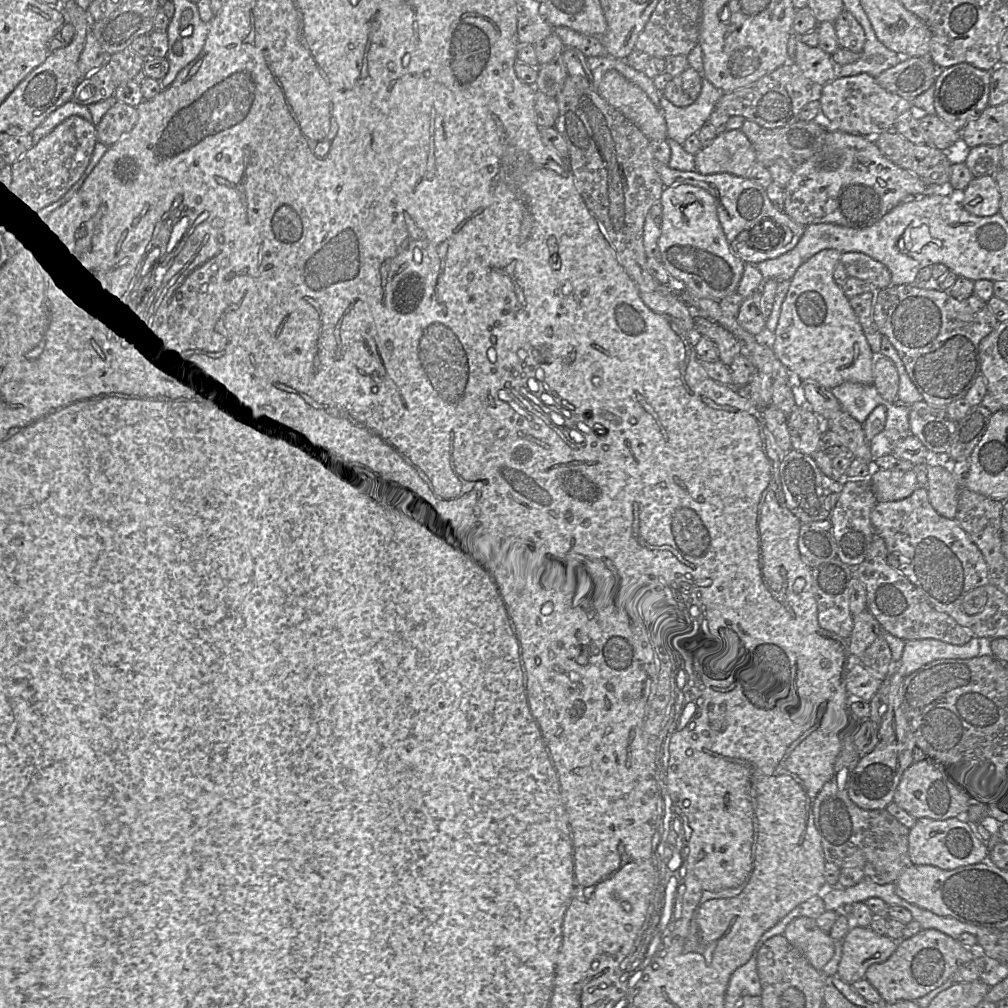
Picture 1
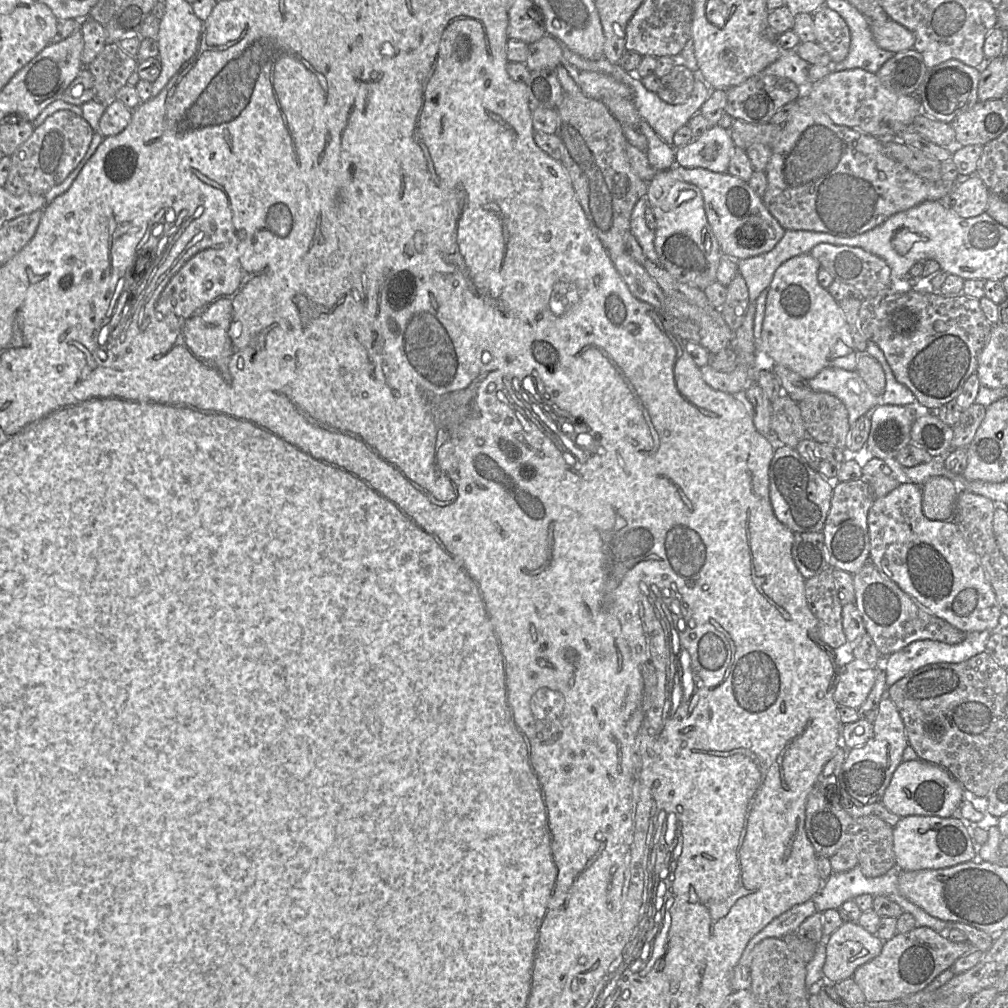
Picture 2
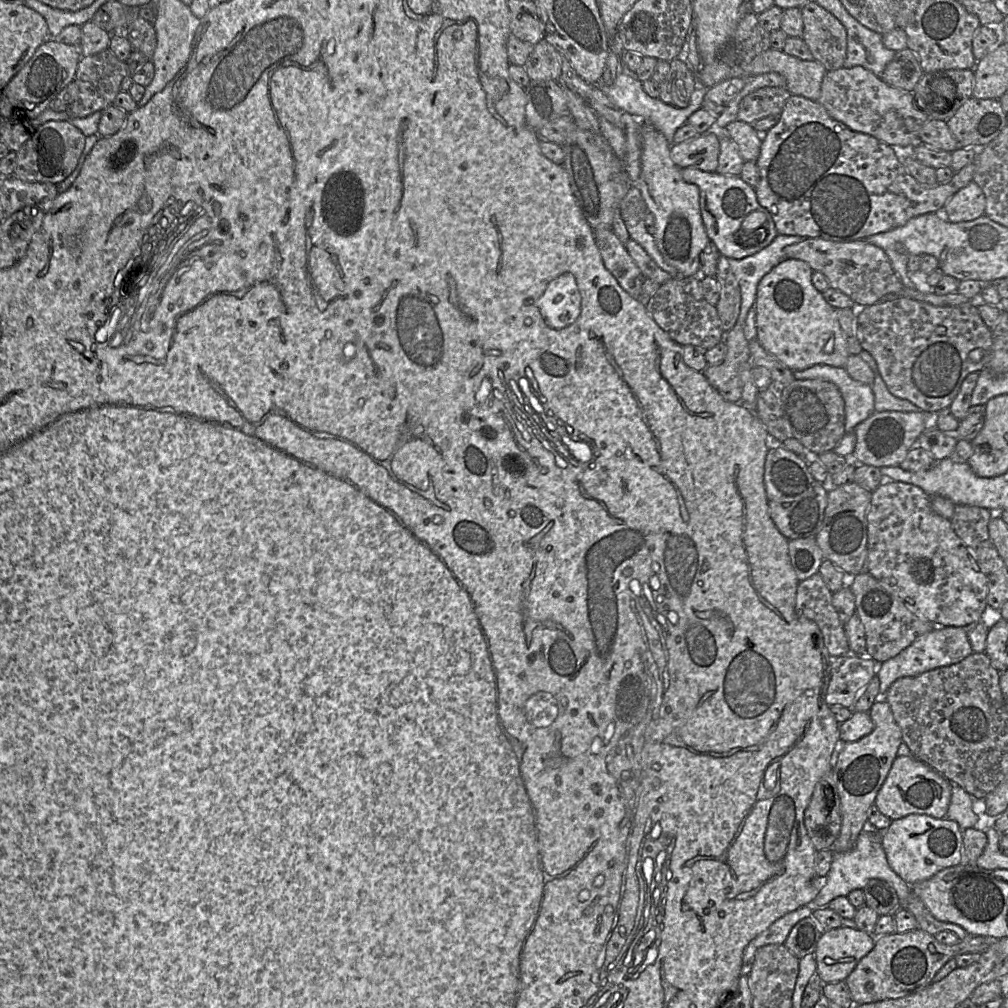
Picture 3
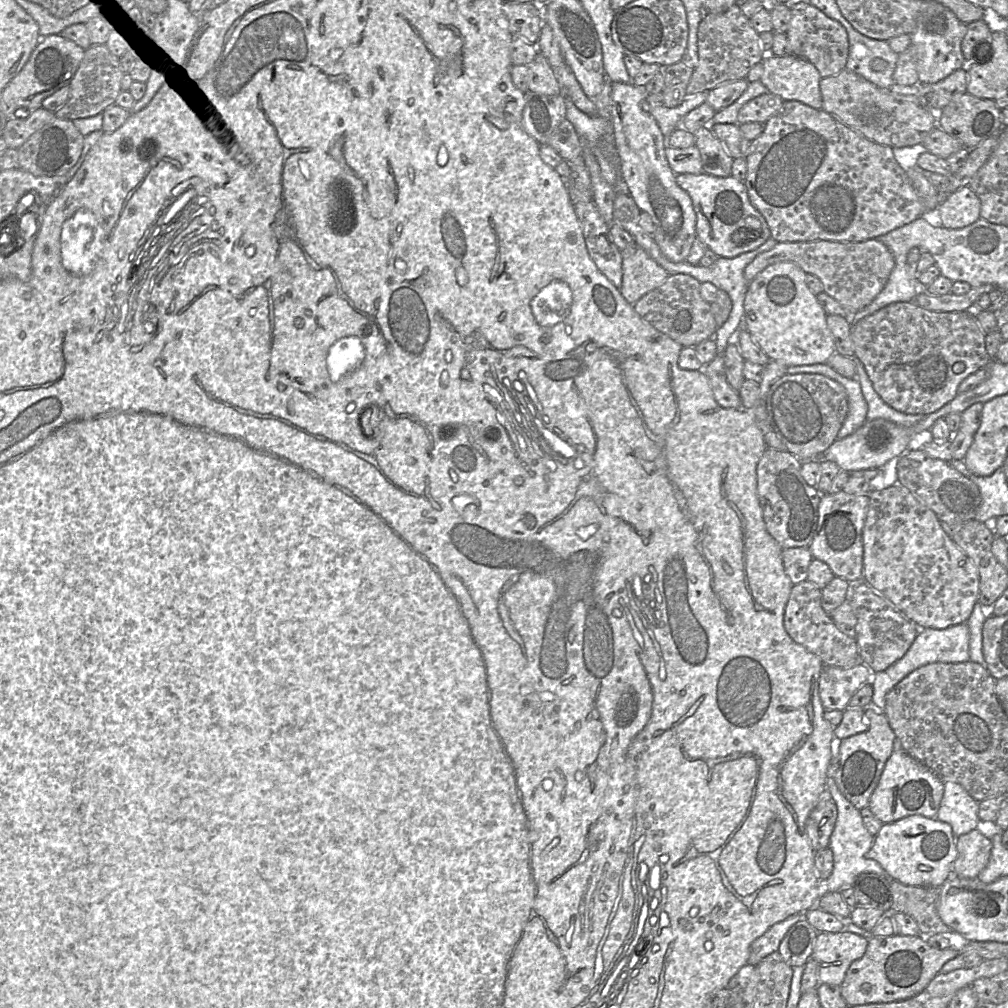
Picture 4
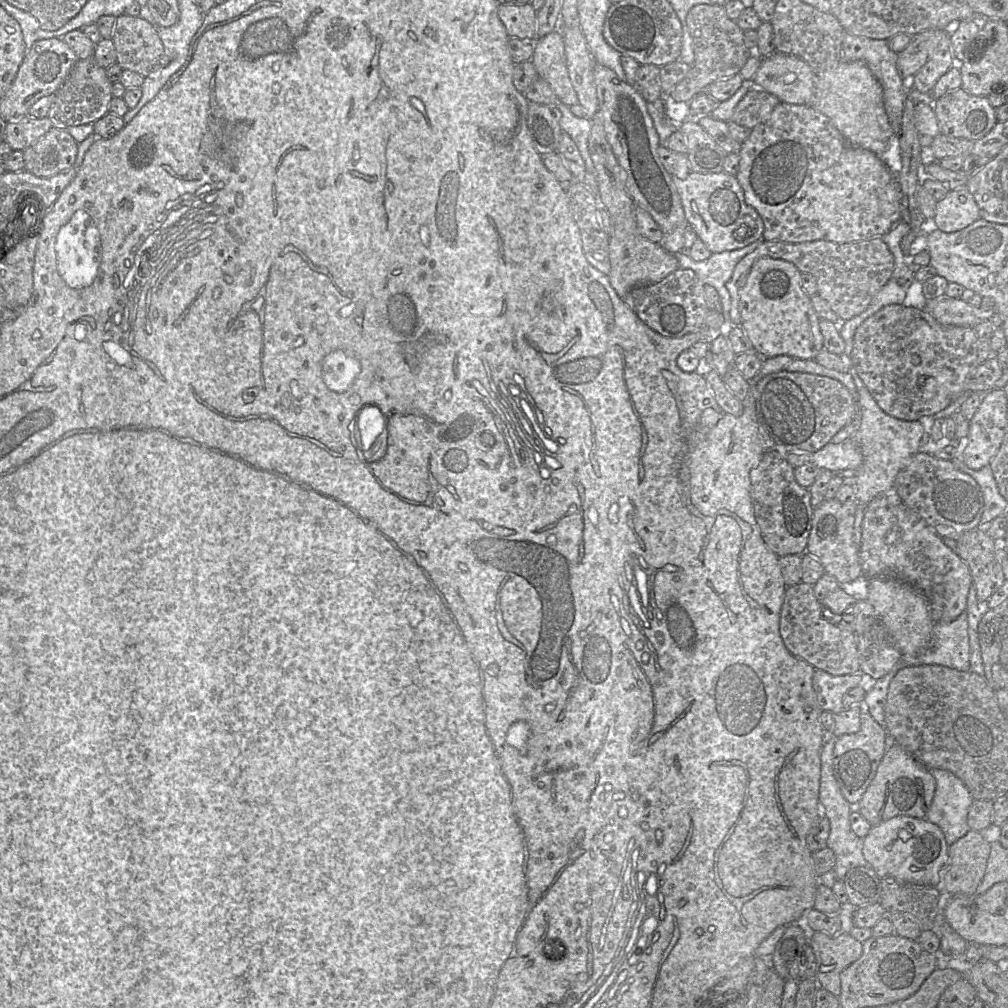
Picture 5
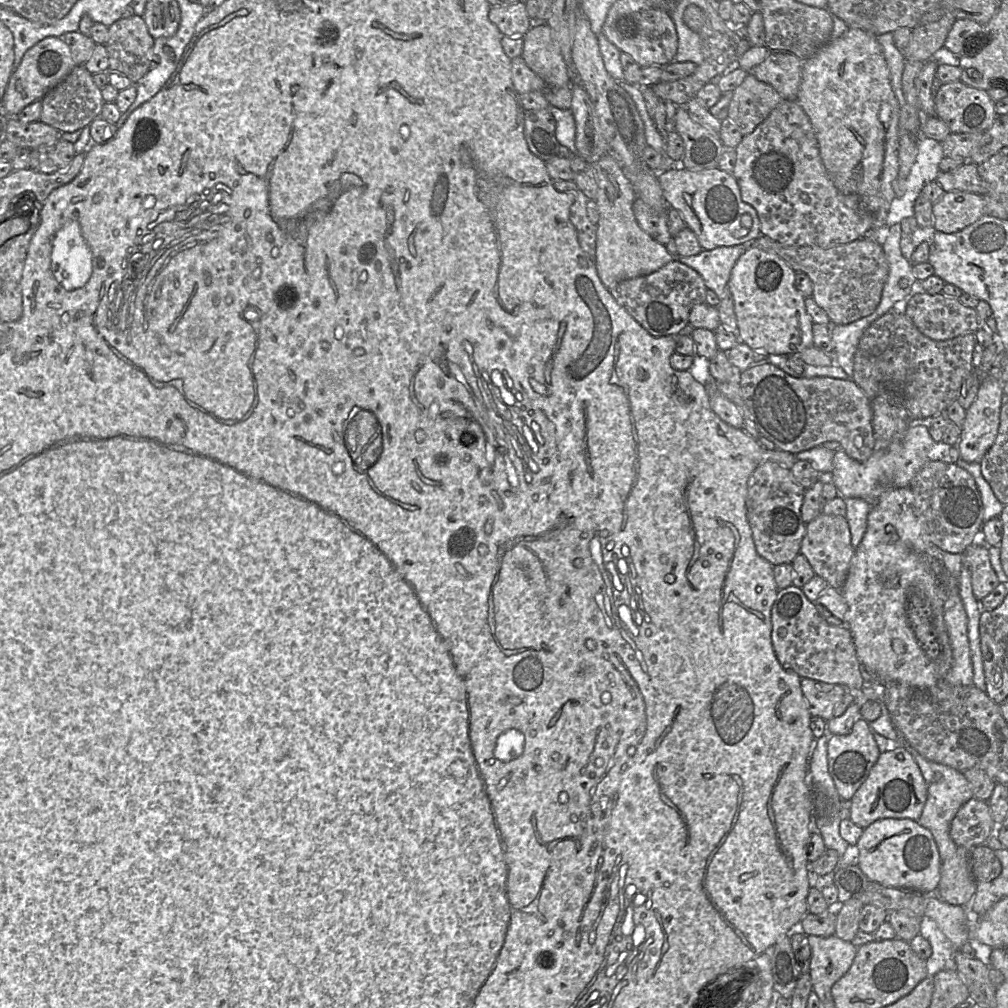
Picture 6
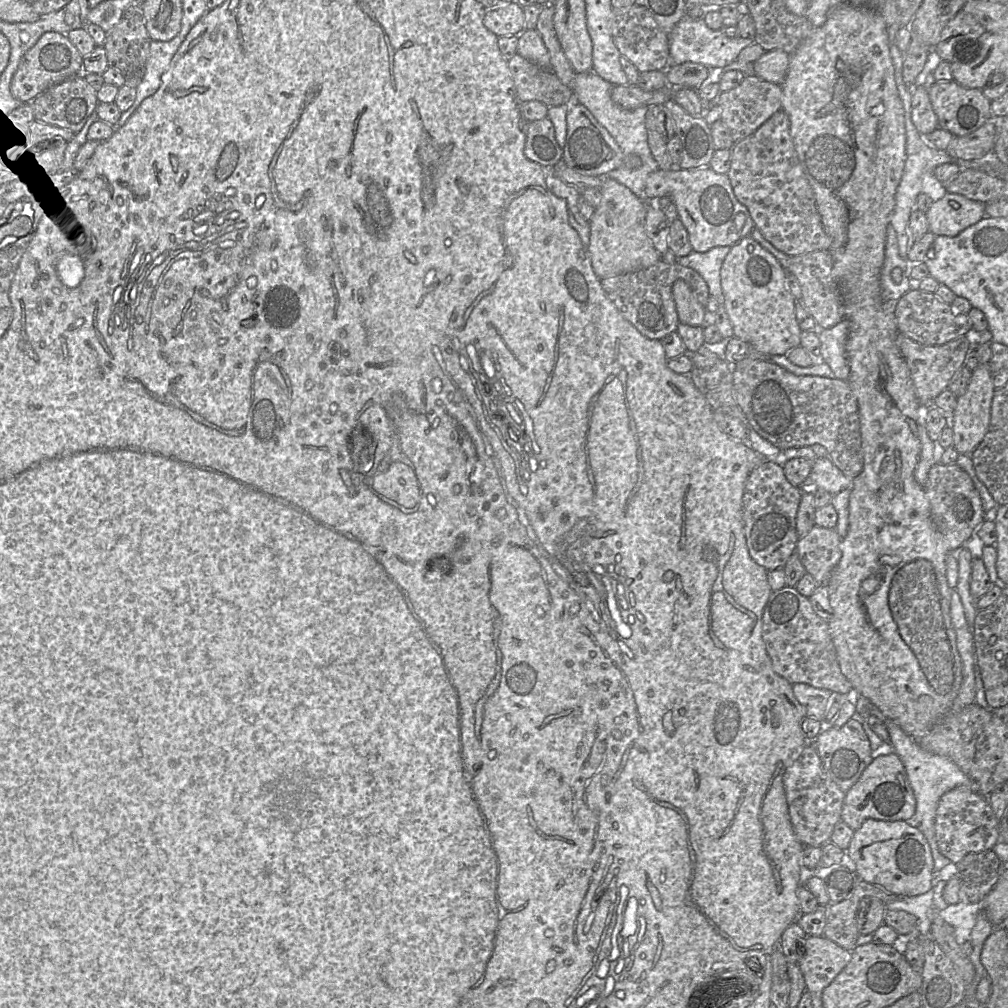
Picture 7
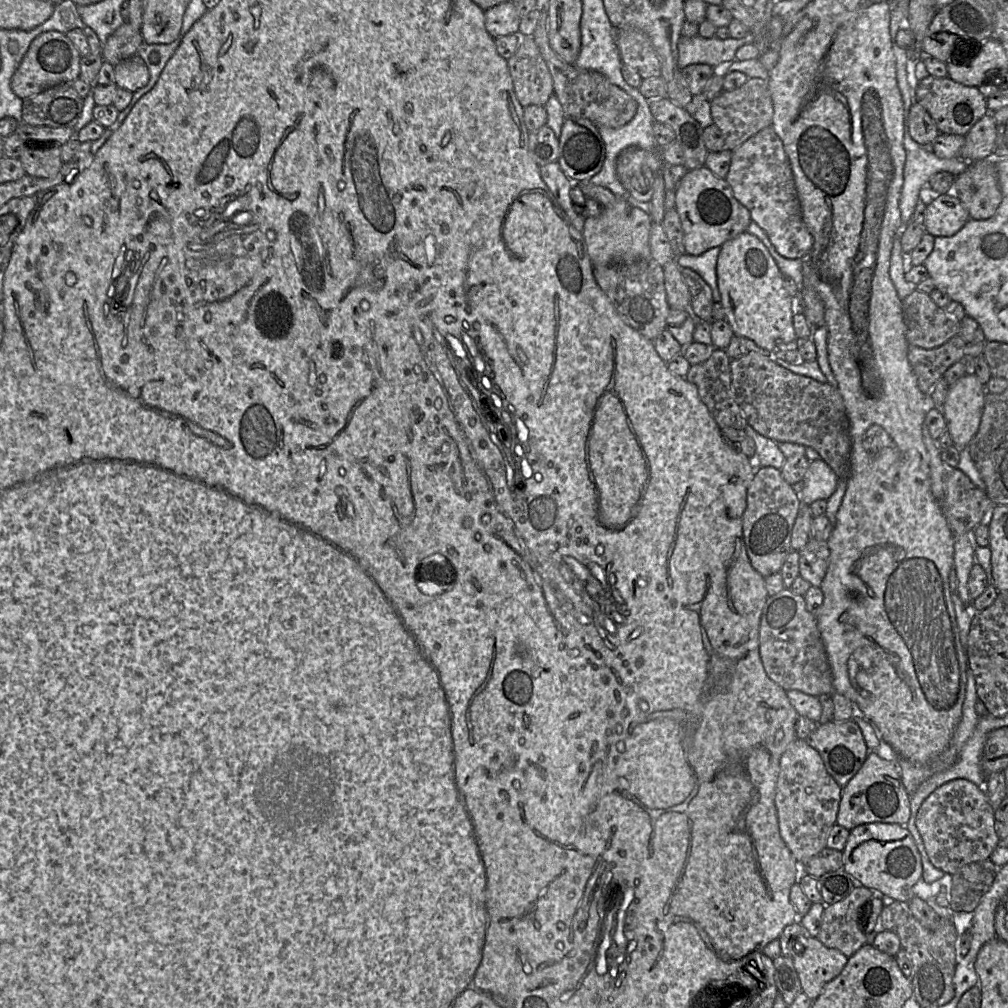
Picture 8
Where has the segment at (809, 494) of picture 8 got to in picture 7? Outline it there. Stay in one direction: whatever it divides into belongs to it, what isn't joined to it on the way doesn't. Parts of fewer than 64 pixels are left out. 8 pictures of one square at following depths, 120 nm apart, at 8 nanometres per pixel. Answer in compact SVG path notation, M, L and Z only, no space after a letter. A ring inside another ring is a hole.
M828 457L818 458L812 463L810 478L816 490L832 495L851 487L853 480L846 477Z

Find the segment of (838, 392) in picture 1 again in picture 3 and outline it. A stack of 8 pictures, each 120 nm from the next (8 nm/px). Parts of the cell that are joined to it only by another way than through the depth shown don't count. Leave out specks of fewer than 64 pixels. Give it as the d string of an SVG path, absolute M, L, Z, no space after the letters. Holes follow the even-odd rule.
M814 365L802 371L793 372L797 380L819 379L834 383L845 403L845 432L851 433L855 427L871 416L874 411L874 394L871 386L853 380L844 368L832 367L829 365Z

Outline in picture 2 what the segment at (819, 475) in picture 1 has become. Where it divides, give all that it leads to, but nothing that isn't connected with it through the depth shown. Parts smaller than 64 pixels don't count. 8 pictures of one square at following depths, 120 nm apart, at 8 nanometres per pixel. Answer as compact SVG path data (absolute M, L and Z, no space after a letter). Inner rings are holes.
M788 446L775 450L769 468L769 495L776 518L793 533L822 531L831 506L833 488L799 453Z

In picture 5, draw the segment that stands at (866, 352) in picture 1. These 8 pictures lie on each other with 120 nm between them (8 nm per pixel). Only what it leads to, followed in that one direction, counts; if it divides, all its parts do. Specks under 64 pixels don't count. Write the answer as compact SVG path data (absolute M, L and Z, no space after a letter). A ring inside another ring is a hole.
M764 257L753 264L740 289L741 327L755 351L765 359L785 355L814 360L824 348L820 318L802 288L801 274L790 262Z

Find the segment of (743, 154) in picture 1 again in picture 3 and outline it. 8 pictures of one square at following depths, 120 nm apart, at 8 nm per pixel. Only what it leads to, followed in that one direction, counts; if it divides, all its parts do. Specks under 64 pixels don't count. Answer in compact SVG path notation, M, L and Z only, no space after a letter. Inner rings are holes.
M714 131L670 146L670 158L677 167L694 167L705 172L716 172L719 152L720 139Z

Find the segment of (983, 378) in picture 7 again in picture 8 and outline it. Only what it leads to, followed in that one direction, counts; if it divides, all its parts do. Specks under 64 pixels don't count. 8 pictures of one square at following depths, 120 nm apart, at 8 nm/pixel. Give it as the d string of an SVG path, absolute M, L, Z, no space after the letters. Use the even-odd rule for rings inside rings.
M966 374L950 385L940 409L954 446L967 448L977 433L986 393L986 386L975 374Z

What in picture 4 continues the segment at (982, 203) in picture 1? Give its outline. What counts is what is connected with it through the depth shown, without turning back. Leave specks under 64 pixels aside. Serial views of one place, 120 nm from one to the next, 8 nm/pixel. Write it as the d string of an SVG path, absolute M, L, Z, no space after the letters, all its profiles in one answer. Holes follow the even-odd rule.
M969 186L947 195L938 208L942 226L948 229L966 227L981 217L981 201Z

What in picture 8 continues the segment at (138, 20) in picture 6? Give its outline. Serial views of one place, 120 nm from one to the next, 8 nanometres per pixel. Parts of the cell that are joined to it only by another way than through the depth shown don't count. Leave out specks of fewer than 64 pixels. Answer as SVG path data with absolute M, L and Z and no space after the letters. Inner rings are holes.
M124 22L108 37L101 56L104 61L115 66L122 60L135 56L143 42L141 31Z

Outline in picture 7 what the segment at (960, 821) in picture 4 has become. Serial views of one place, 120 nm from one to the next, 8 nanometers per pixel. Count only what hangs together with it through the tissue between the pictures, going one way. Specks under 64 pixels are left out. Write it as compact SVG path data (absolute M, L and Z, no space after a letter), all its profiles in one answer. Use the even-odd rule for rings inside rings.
M886 719L886 729L889 733L891 744L894 747L894 752L903 763L907 780L916 801L914 815L906 822L910 823L923 834L931 849L933 869L934 871L940 871L950 861L938 851L935 839L935 815L939 799L944 793L958 786L965 786L973 792L979 792L979 787L949 758L932 754L922 749L895 722Z

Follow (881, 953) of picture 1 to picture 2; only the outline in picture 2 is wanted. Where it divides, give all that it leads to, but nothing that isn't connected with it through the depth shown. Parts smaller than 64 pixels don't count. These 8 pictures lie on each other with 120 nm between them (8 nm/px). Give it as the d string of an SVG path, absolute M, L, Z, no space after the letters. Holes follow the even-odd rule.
M844 922L829 937L825 937L823 977L833 983L852 978L858 967L880 954L883 943L857 922Z

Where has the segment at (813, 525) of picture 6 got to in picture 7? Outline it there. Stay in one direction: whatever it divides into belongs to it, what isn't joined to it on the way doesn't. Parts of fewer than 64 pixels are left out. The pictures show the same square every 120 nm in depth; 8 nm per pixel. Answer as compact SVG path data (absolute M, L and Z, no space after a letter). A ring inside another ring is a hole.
M817 525L799 538L795 552L806 572L813 576L818 585L827 586L842 555L841 542L835 528L828 529Z

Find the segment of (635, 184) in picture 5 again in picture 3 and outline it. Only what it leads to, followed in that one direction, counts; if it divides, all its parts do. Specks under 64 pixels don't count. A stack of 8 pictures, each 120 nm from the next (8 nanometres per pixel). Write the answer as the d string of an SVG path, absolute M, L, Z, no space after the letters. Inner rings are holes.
M642 123L639 129L641 137L641 171L638 180L633 183L645 201L647 210L655 219L654 240L664 261L674 267L681 277L700 276L699 256L709 237L703 225L700 213L699 188L682 179L680 169L670 158L670 144L665 136L652 125Z

